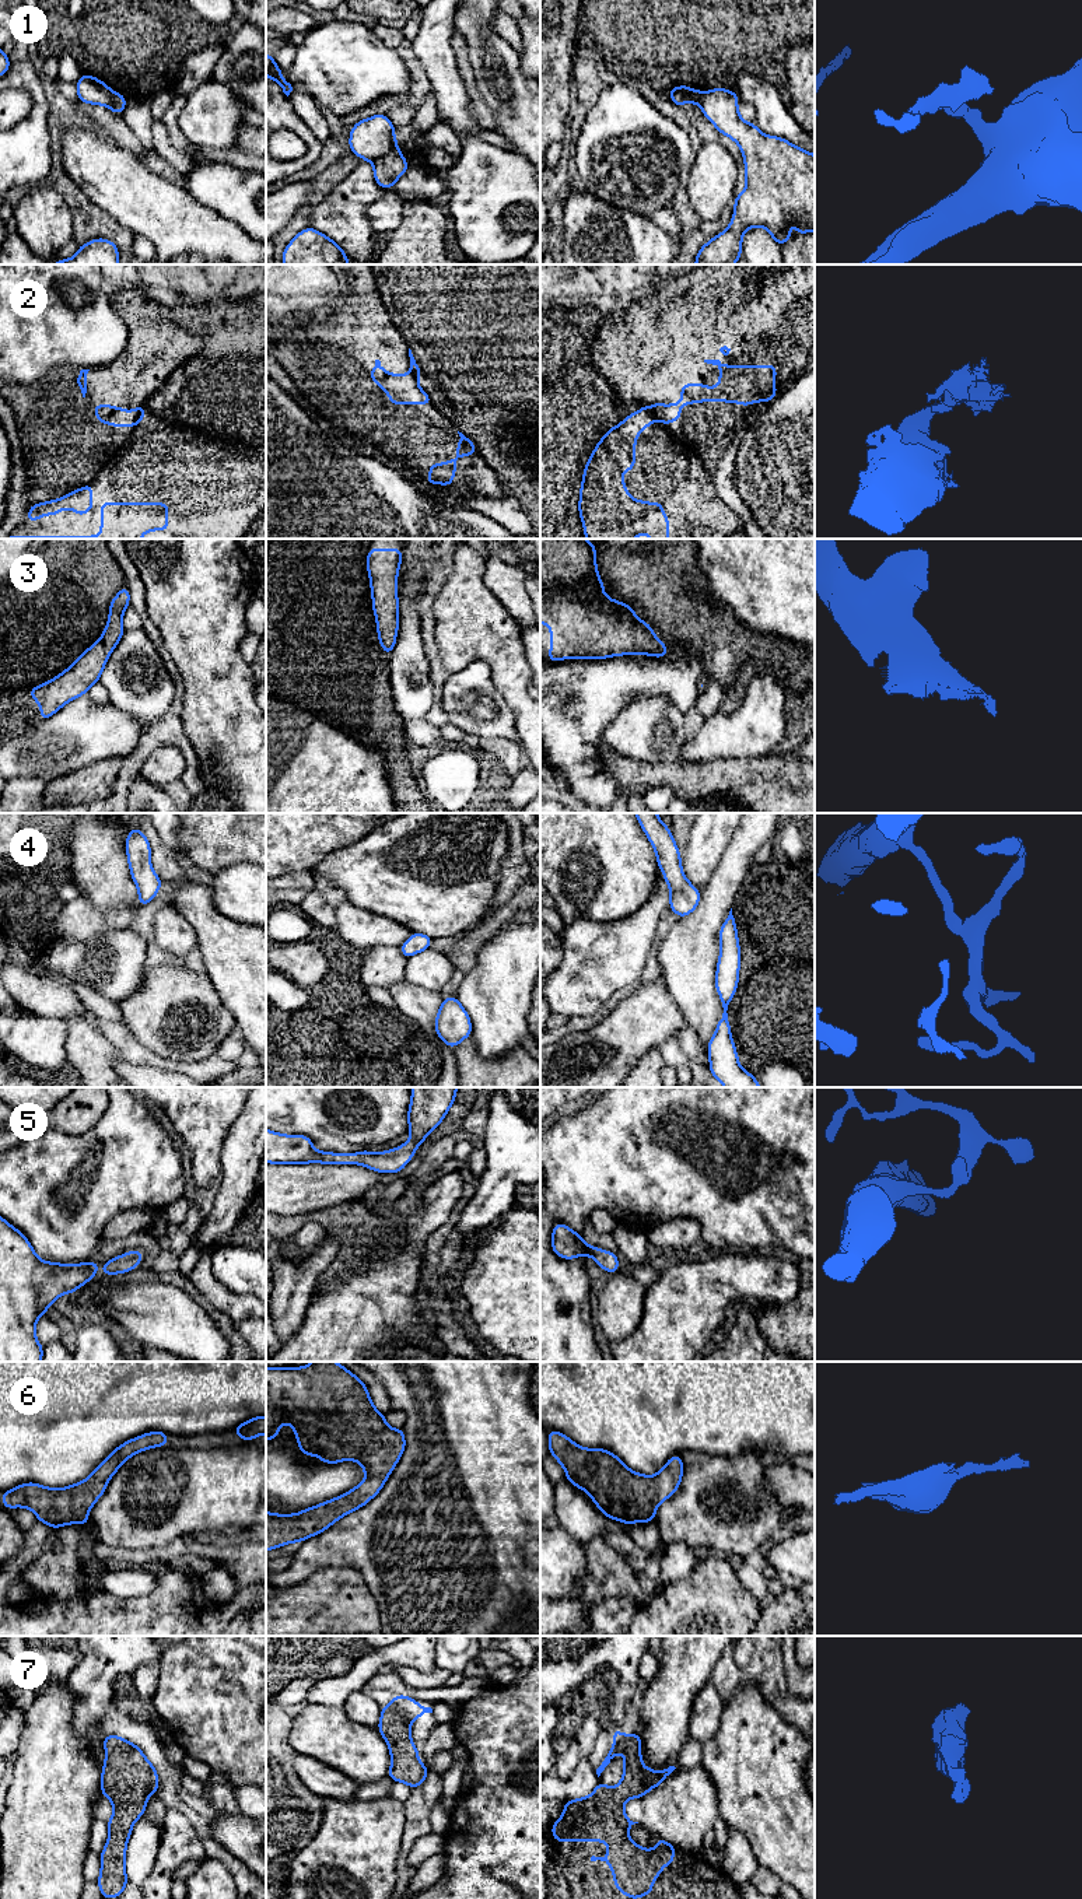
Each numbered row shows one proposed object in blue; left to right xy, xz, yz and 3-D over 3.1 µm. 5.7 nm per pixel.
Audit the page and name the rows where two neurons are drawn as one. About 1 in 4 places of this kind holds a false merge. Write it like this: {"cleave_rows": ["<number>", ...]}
{"cleave_rows": ["1", "2"]}

